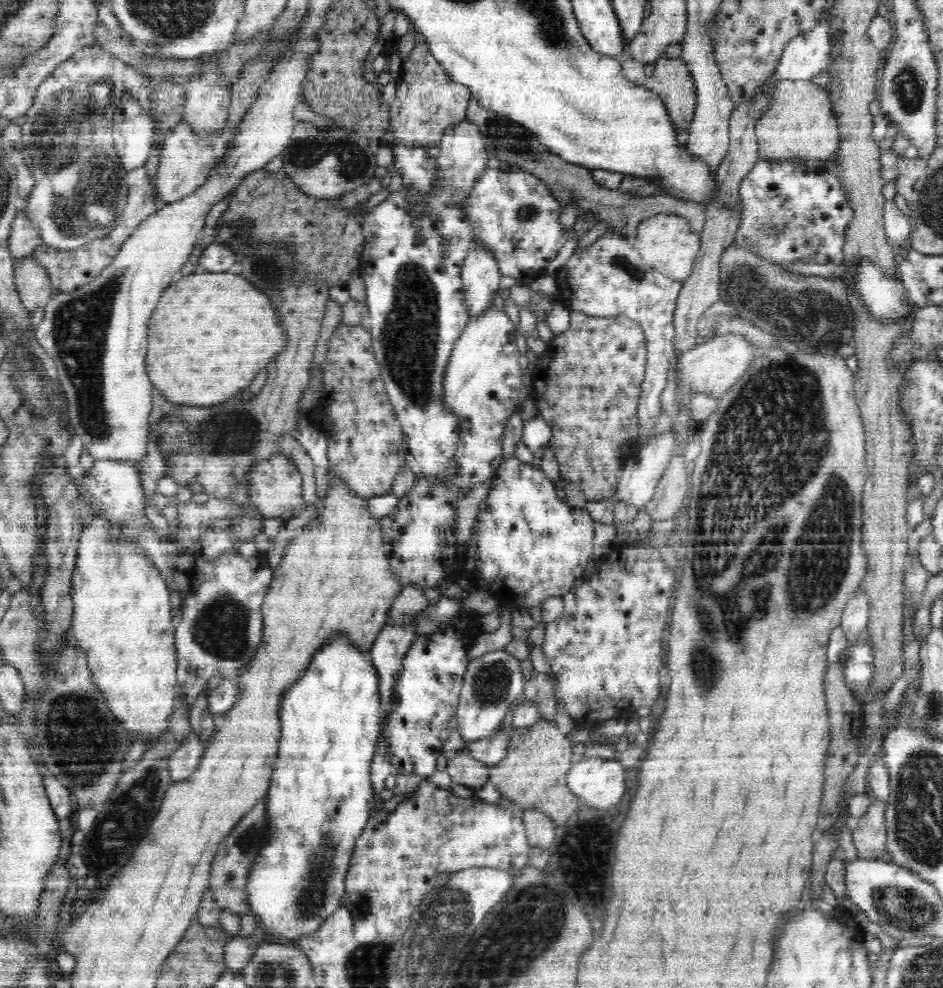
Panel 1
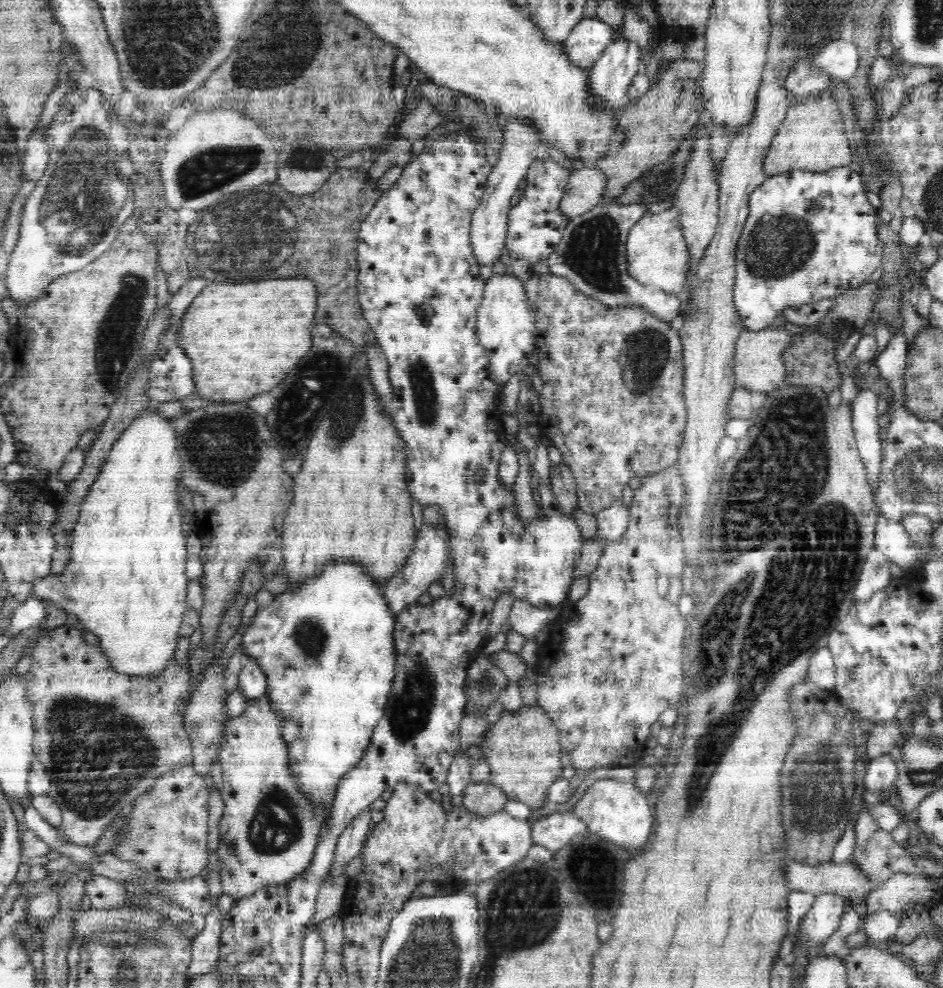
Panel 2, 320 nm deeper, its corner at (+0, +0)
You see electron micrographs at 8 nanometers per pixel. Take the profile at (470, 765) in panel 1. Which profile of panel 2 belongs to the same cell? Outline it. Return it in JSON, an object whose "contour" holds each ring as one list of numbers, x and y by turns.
{"contour":[[491,782,469,783,463,795,463,806,476,815,494,815,507,804,507,795]]}

